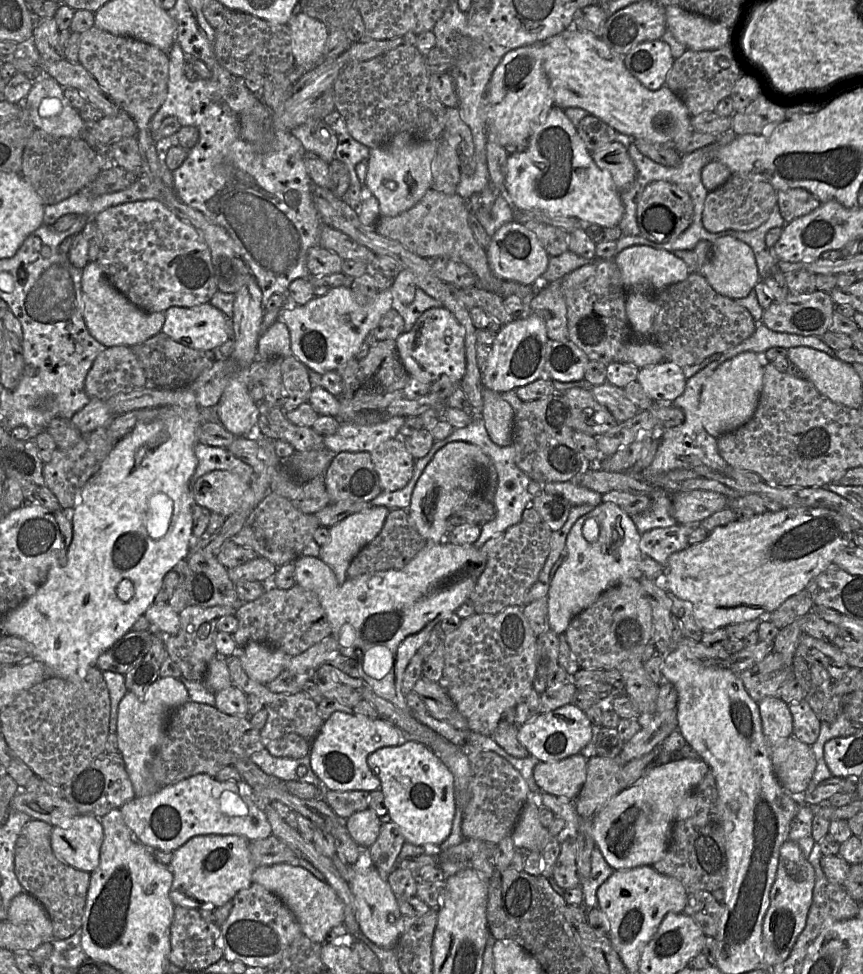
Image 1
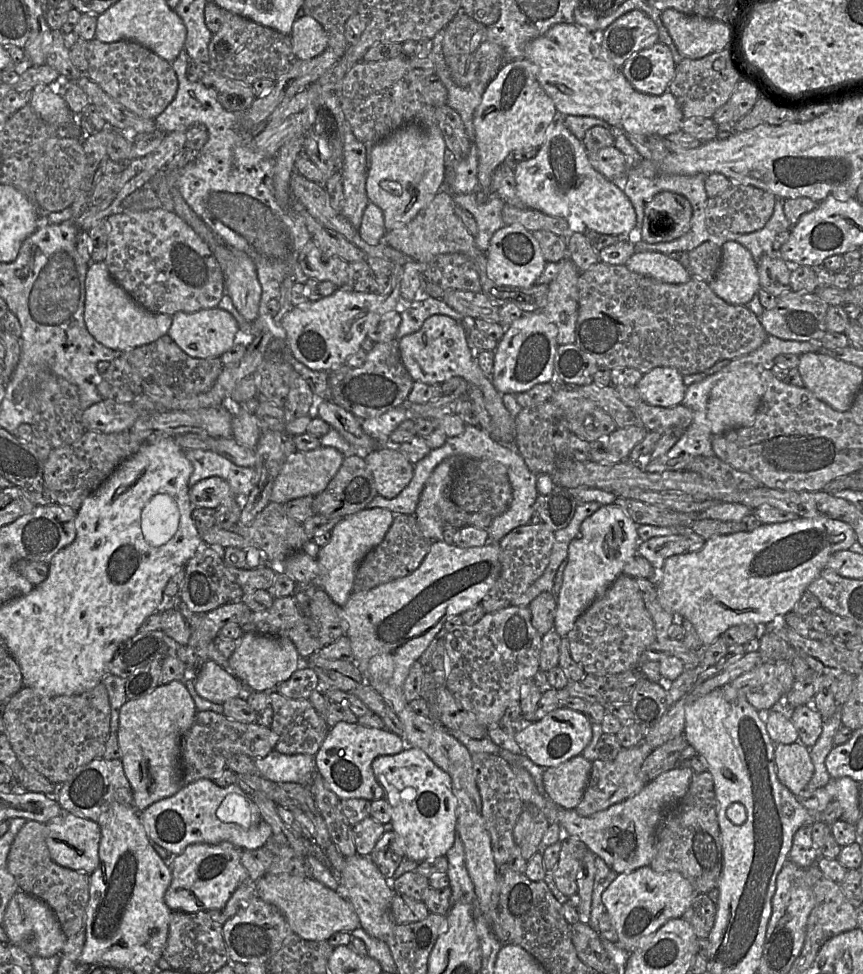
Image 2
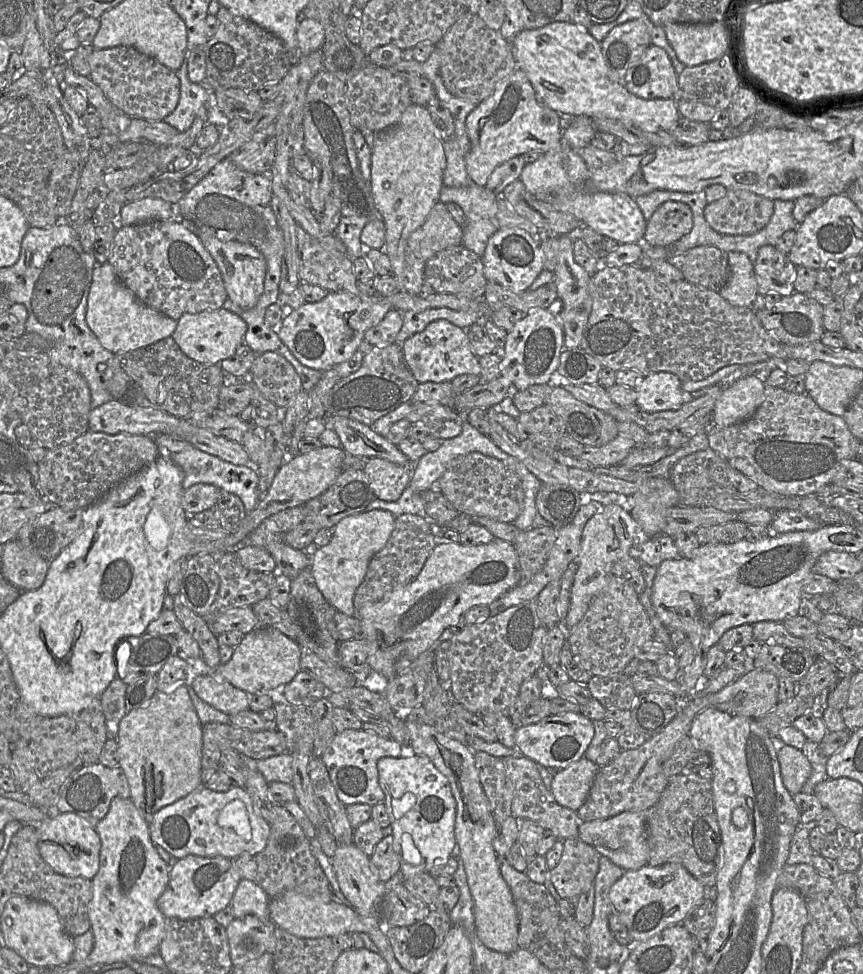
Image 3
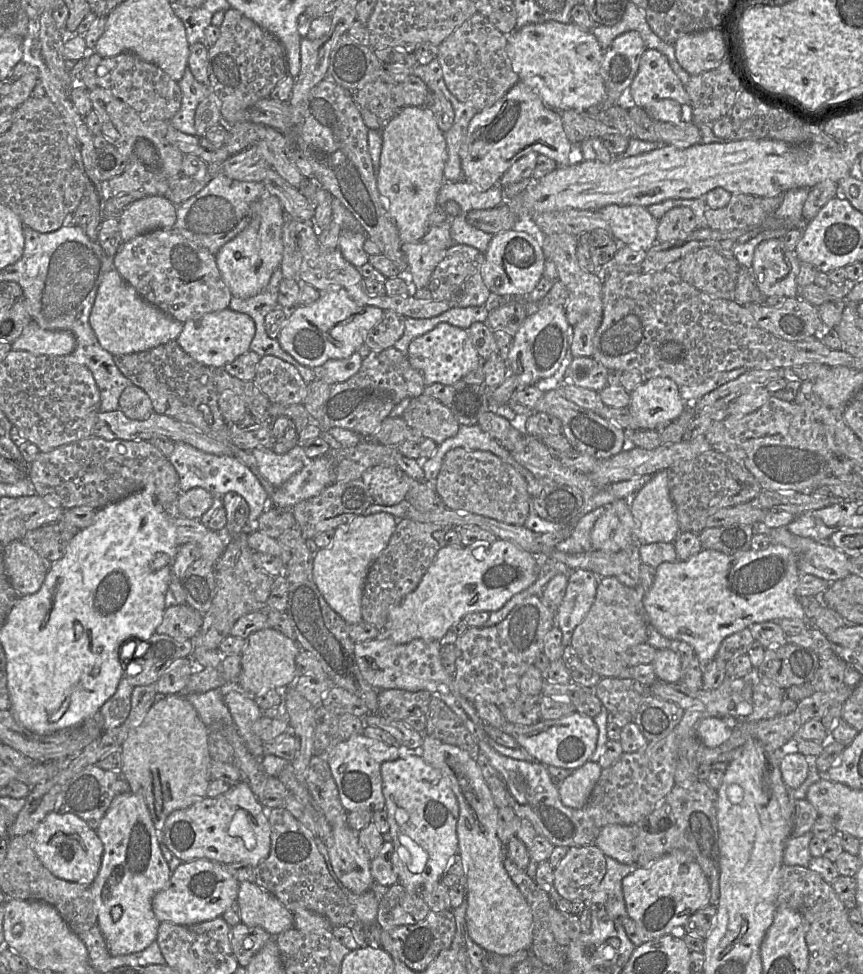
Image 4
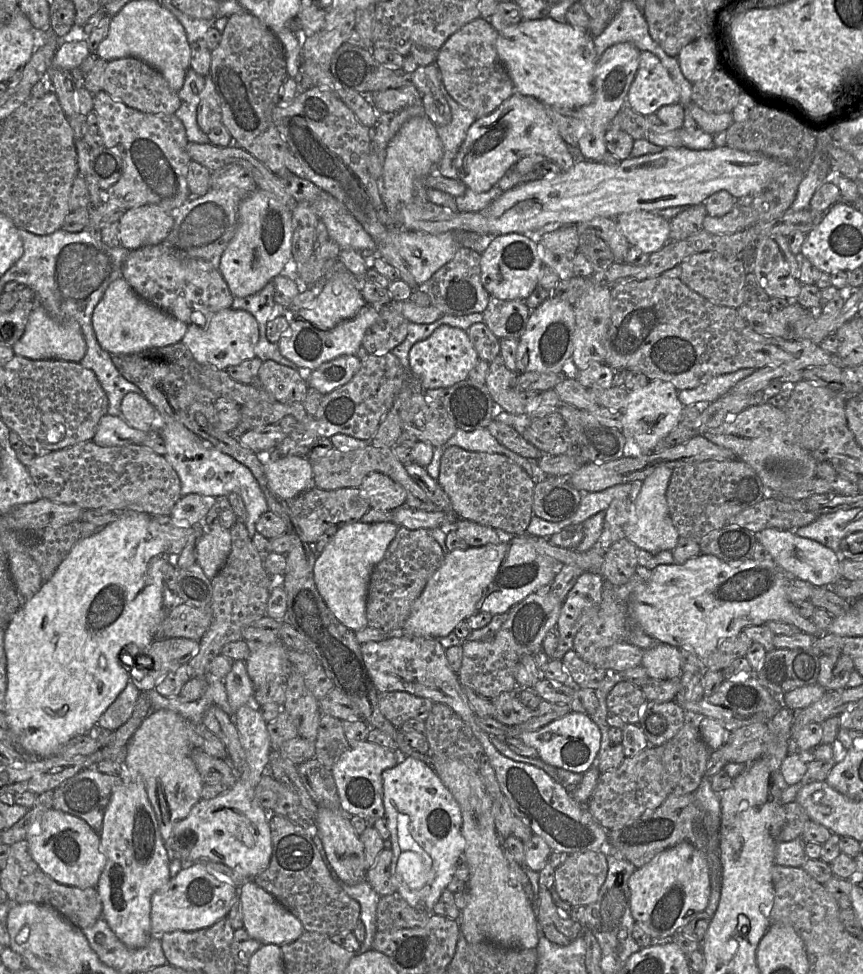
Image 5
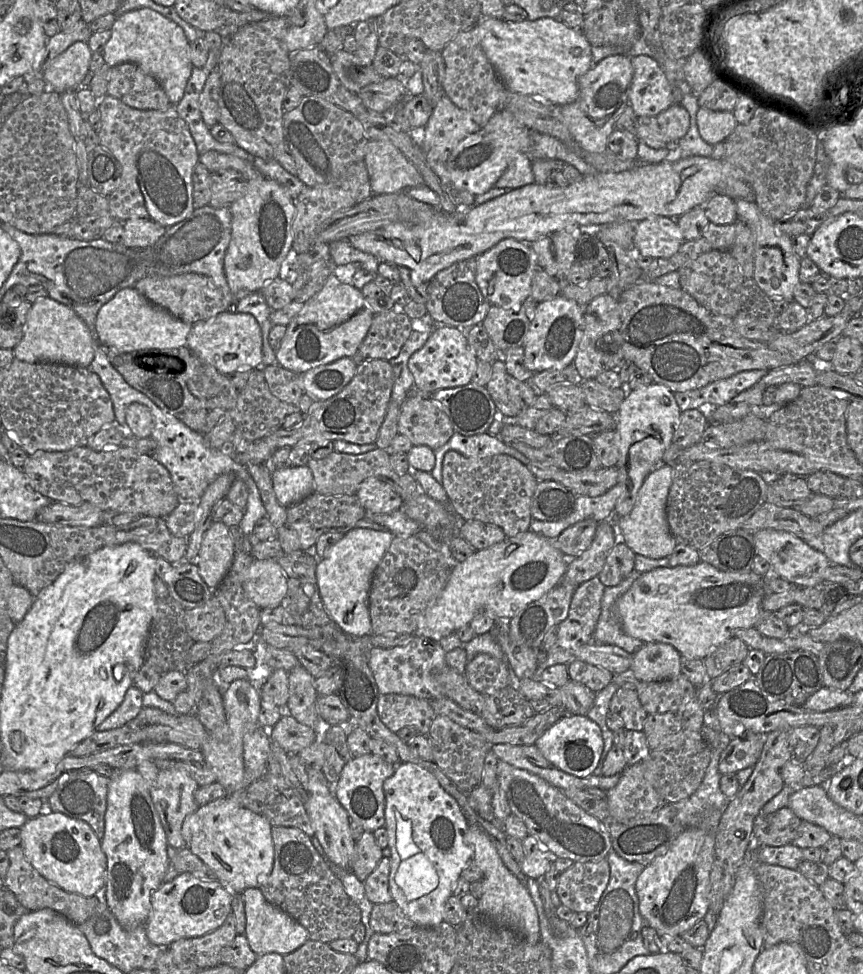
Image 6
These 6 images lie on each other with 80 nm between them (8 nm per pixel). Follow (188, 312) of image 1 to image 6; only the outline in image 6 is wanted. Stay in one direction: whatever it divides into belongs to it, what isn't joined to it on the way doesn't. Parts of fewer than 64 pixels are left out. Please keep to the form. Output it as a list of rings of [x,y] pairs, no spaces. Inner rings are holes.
[[[230,309],[195,323],[188,334],[186,346],[219,372],[230,375],[237,370],[262,367],[262,343],[262,331],[256,318],[250,313]]]

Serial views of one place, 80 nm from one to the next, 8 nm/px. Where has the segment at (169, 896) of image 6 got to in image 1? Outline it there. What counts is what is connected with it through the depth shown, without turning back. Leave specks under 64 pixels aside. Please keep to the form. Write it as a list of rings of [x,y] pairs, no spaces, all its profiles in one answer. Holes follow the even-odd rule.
[[[202,835],[191,838],[175,850],[169,865],[173,874],[169,895],[174,905],[196,909],[200,907],[220,907],[231,901],[239,891],[249,888],[253,883],[252,874],[256,869],[249,844],[248,839],[239,835]]]

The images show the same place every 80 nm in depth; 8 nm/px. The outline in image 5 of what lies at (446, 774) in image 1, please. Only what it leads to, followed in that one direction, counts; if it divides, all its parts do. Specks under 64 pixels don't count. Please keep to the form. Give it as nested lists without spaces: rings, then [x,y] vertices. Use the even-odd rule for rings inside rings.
[[[407,757],[382,772],[383,802],[392,843],[391,879],[395,890],[412,907],[433,911],[442,892],[454,877],[456,863],[463,855],[466,841],[462,834],[462,815],[458,802],[430,764]]]

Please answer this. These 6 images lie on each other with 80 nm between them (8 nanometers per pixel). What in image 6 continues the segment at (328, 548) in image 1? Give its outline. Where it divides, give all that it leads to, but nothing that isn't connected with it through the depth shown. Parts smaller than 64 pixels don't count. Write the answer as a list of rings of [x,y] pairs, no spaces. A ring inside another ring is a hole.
[[[354,527],[318,560],[316,578],[324,607],[347,636],[363,637],[371,634],[369,615],[371,581],[394,537],[387,529]]]

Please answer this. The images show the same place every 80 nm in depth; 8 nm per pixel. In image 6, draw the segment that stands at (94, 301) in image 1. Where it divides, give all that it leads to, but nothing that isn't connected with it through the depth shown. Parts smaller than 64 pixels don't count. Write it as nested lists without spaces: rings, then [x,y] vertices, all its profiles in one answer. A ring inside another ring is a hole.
[[[124,288],[99,309],[95,335],[97,341],[107,350],[132,352],[151,348],[173,349],[186,346],[192,326],[174,317],[166,309],[151,303],[135,288]]]

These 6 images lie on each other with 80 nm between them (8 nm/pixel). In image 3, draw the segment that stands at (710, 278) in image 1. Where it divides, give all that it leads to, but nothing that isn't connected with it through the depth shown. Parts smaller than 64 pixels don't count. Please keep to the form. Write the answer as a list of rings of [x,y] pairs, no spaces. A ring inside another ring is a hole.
[[[742,252],[728,253],[729,279],[719,291],[720,296],[737,307],[751,307],[758,293],[754,264]]]

